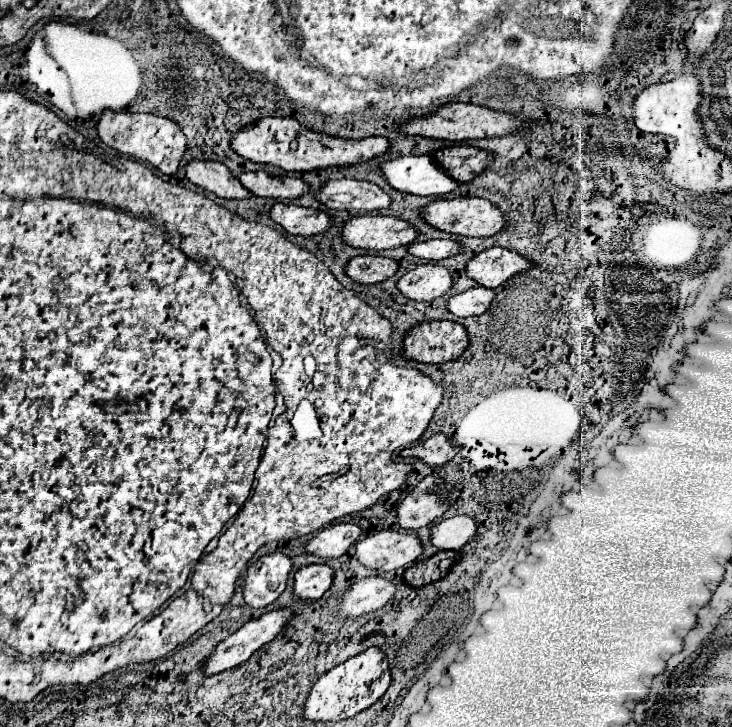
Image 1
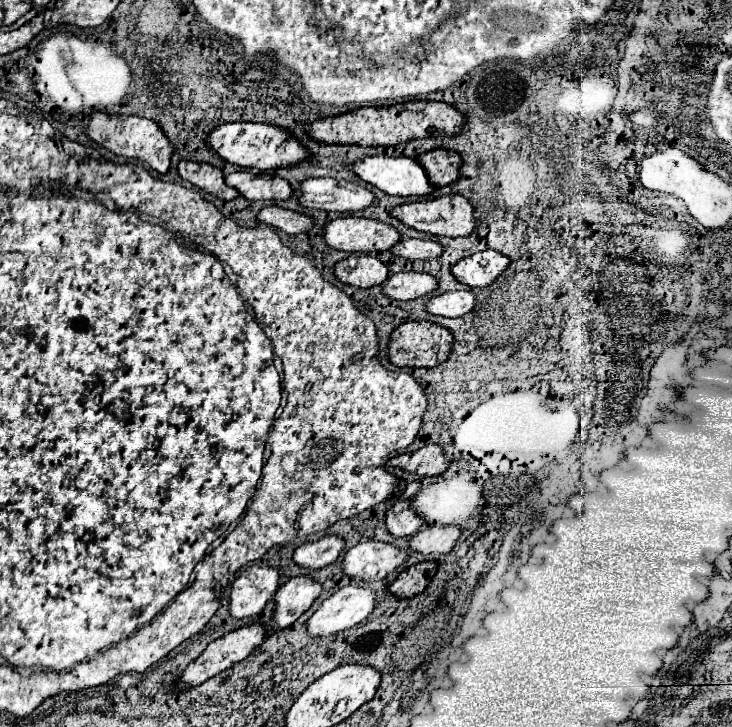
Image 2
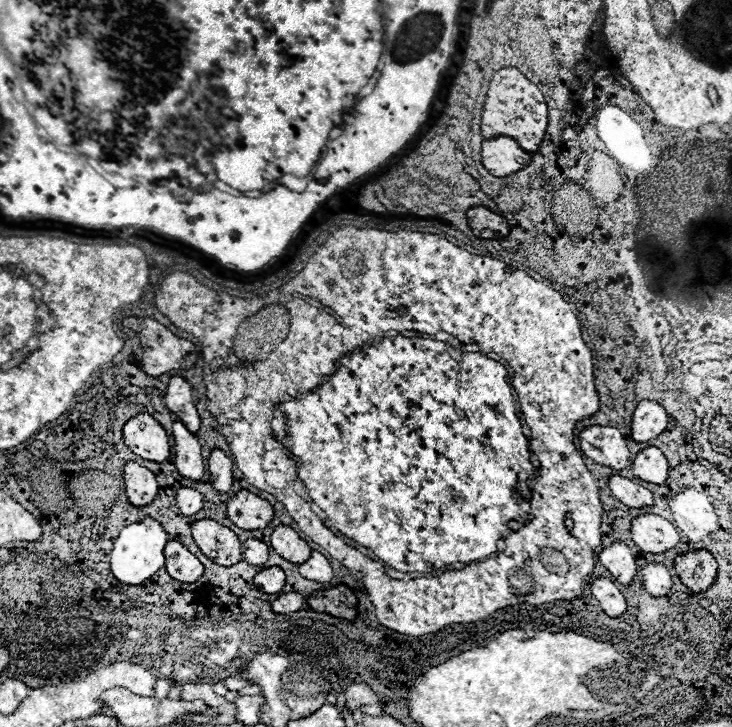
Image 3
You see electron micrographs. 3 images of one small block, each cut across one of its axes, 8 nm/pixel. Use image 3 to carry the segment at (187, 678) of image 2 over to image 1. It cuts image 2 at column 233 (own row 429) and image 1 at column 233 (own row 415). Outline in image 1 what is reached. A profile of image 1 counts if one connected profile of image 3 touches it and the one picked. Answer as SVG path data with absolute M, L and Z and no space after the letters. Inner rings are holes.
M278 608L262 614L260 618L246 622L240 630L236 630L216 646L216 650L204 664L206 674L218 674L234 666L240 666L260 646L274 640L286 628L286 624L290 624L294 618L296 616L292 608Z

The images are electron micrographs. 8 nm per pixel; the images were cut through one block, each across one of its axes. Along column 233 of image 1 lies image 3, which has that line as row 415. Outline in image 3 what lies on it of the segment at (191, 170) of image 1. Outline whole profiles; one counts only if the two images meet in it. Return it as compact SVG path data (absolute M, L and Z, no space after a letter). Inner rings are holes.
M180 376L170 378L168 390L166 390L166 408L176 416L176 420L182 420L192 434L198 434L200 416L192 400L192 388L184 378Z

